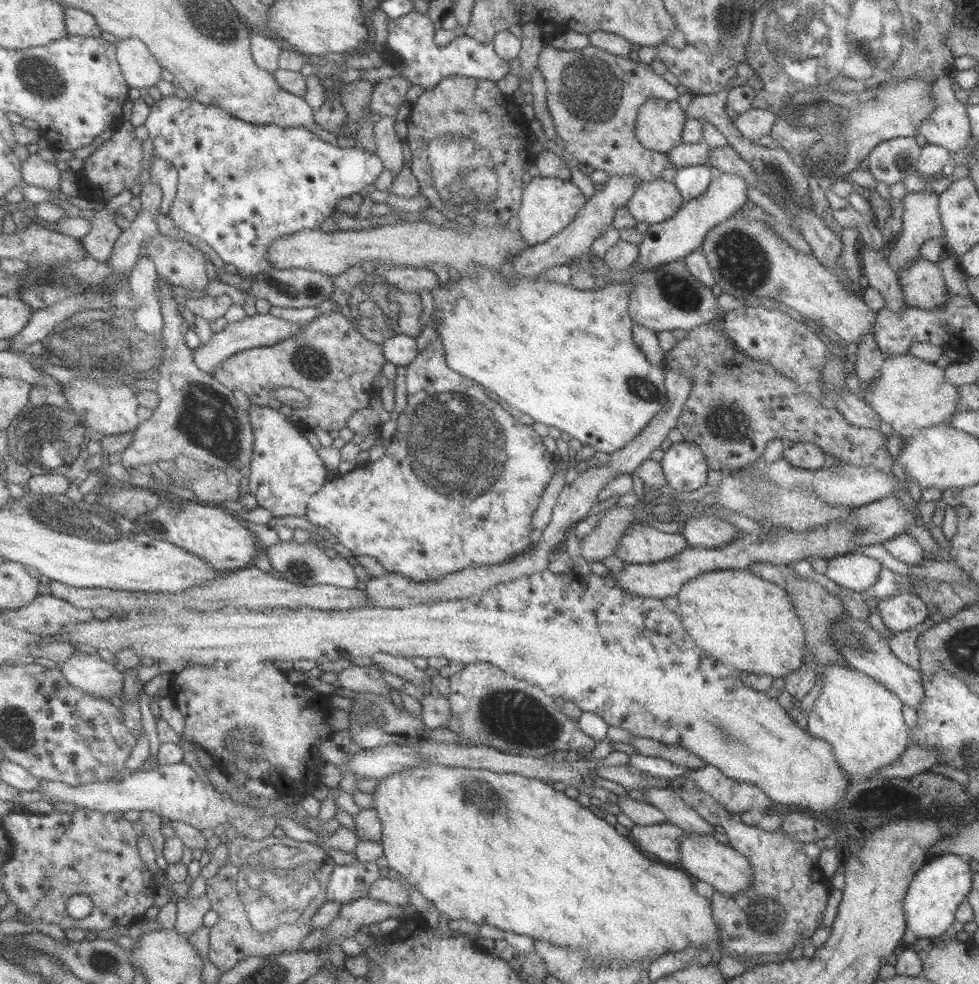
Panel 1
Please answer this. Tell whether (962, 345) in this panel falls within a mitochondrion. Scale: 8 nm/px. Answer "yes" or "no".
no

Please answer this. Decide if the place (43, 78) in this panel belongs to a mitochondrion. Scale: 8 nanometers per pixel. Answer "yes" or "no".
yes

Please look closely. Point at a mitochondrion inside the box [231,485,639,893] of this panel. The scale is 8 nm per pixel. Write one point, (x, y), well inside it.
(515, 715)

